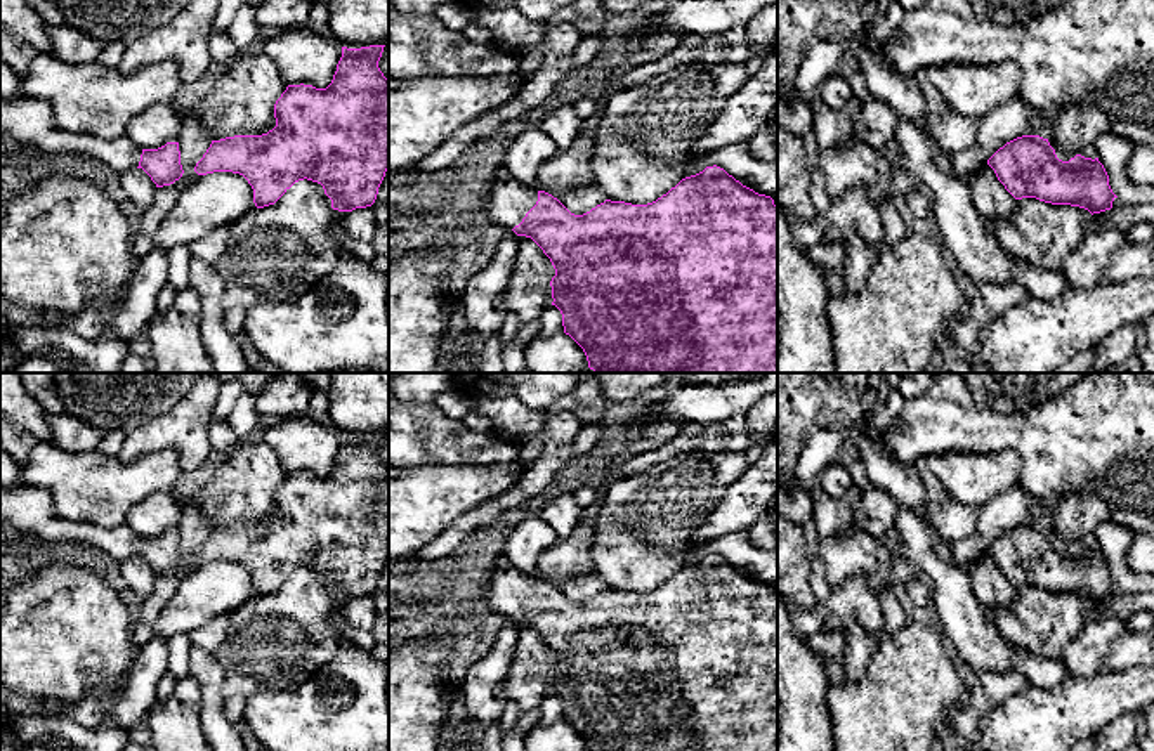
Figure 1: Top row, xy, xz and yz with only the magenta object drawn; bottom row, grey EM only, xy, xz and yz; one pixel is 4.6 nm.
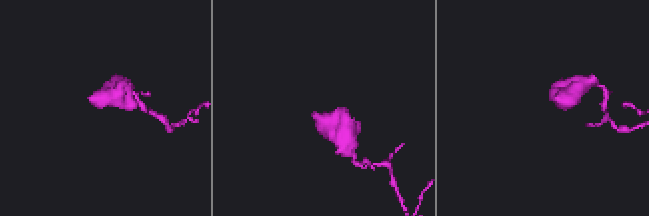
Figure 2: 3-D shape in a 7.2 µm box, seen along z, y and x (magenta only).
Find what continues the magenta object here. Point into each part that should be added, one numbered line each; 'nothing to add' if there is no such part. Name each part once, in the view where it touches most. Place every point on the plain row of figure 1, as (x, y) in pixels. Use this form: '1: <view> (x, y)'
1: xz (507, 590)

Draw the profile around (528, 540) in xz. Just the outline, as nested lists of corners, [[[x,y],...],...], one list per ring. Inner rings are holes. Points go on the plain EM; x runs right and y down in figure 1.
[[[533,515],[510,531],[503,555],[522,574],[538,576],[538,557],[552,548],[559,538],[540,515]]]

